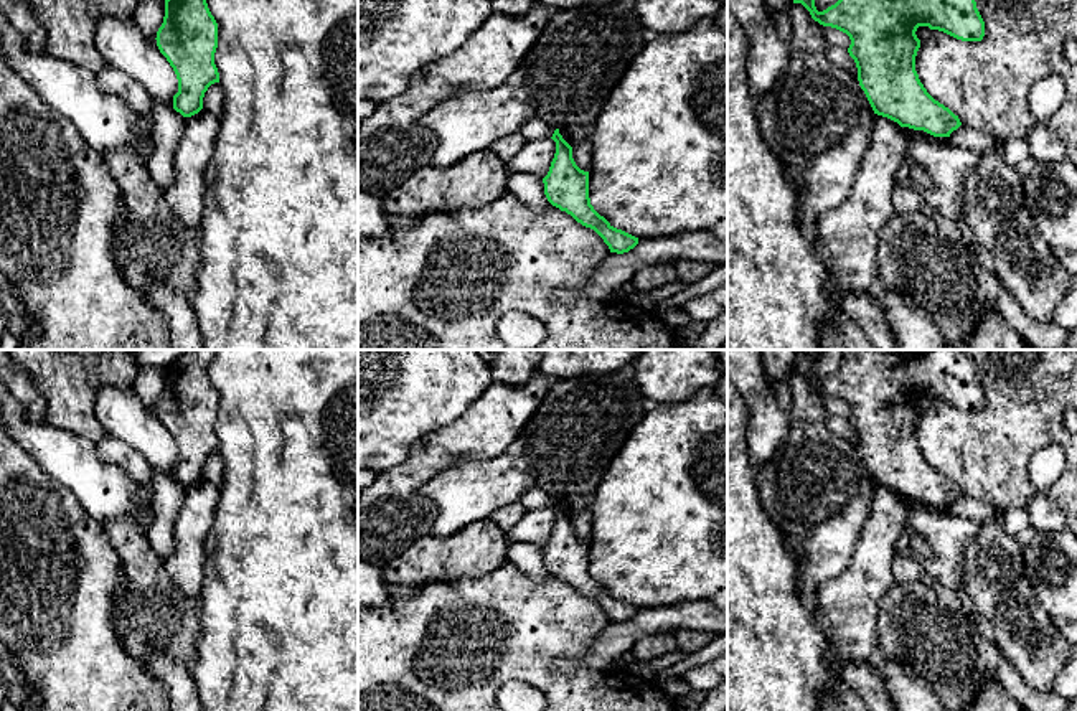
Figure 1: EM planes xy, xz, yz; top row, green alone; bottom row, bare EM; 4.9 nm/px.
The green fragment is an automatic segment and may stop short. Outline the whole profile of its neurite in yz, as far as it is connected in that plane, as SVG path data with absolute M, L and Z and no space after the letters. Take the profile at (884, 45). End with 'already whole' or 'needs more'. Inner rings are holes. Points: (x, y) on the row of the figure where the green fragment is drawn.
M815 0L793 3L802 3L820 25L849 36L848 53L874 114L934 137L950 137L962 125L919 79L915 31L929 26L962 41L981 41L985 21L975 0L838 0L823 12Z; already whole

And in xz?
M559 129L553 137L556 153L548 175L543 178L548 201L571 214L577 223L594 229L610 252L623 254L638 244L638 238L614 228L600 216L589 198L589 172L581 170L572 158L572 147L562 139Z; already whole

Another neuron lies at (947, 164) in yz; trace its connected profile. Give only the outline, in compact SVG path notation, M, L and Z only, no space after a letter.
M904 132L904 160L896 170L894 180L905 185L912 170L922 167L932 178L932 188L919 188L934 216L943 216L953 223L963 221L963 180L971 173L980 152L948 142L947 137L929 140L924 132Z

